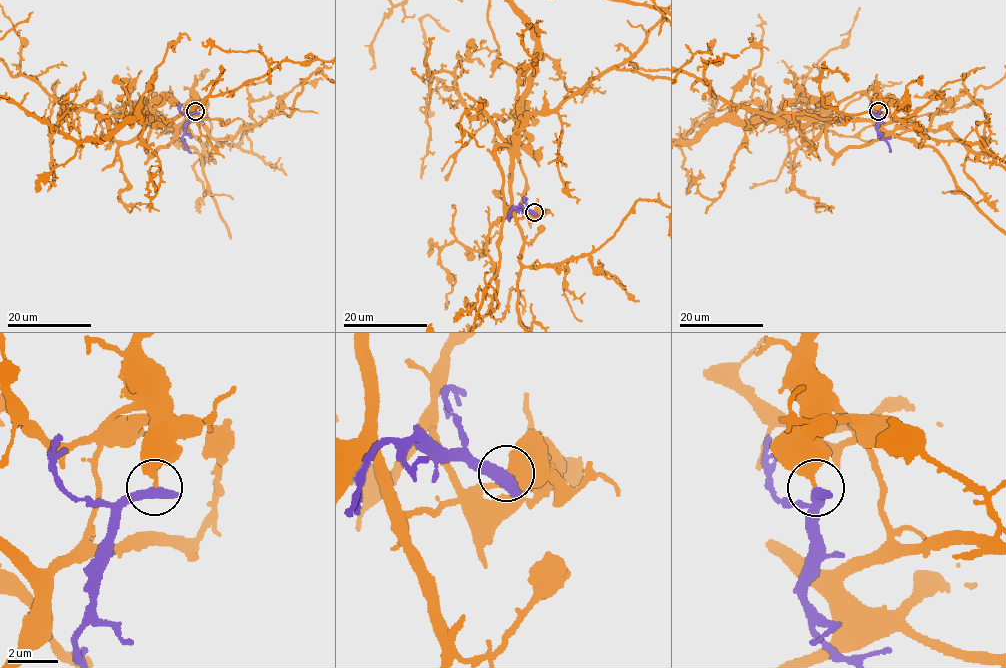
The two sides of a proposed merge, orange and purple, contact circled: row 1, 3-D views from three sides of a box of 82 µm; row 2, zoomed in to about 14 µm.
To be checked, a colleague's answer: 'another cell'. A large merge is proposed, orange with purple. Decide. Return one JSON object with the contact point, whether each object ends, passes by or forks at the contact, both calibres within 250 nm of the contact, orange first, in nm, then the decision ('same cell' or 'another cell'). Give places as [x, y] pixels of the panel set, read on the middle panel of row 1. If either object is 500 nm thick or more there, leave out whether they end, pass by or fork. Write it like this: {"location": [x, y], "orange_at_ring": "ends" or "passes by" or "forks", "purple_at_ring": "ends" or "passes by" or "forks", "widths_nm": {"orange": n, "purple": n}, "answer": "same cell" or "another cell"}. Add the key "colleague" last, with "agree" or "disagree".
{"location": [534, 212], "widths_nm": {"orange": 300, "purple": 550}, "answer": "another cell", "colleague": "agree"}

